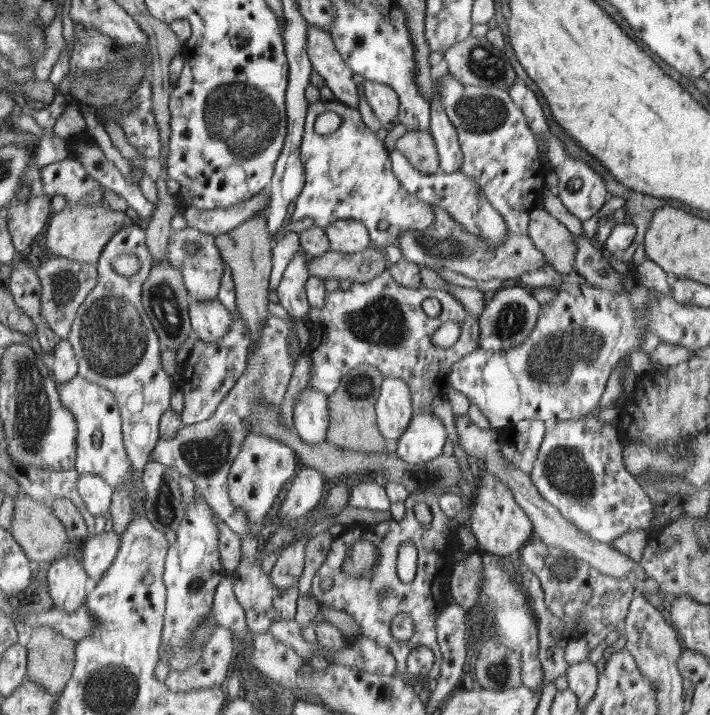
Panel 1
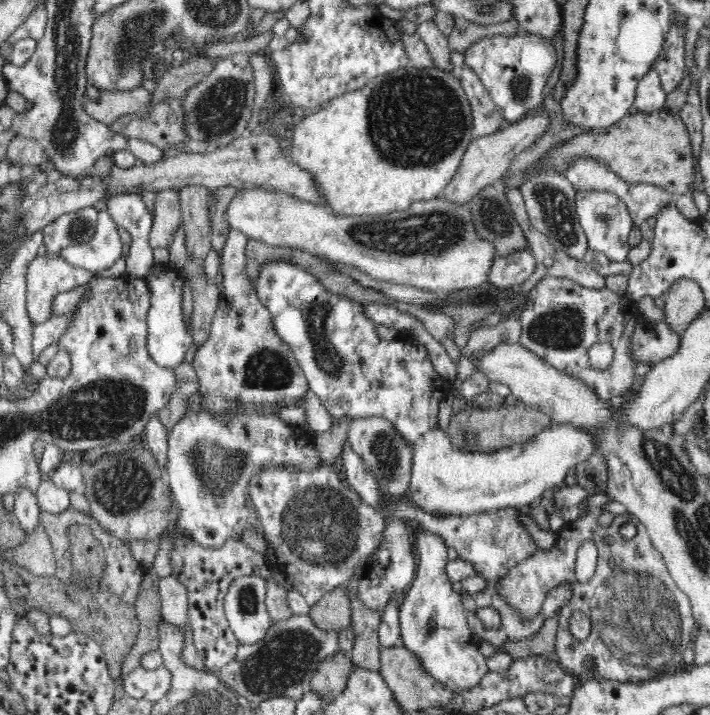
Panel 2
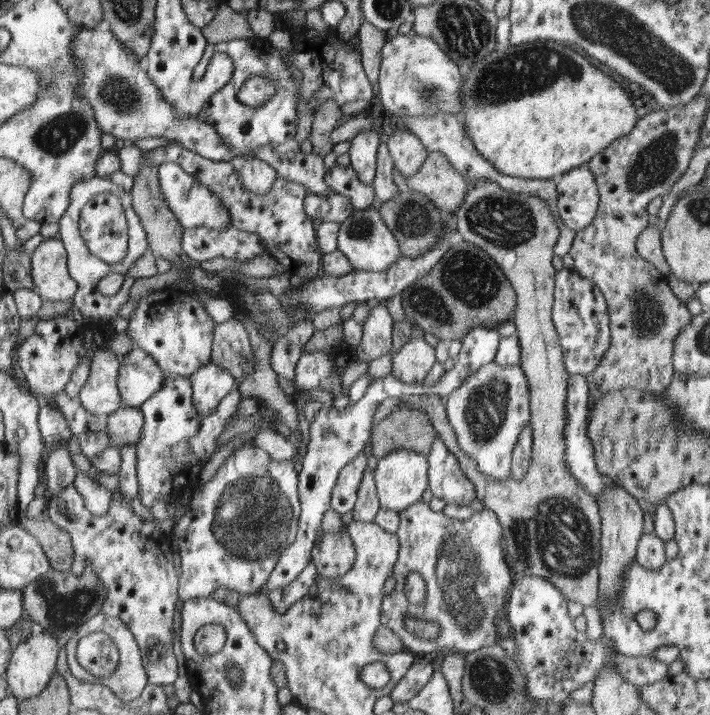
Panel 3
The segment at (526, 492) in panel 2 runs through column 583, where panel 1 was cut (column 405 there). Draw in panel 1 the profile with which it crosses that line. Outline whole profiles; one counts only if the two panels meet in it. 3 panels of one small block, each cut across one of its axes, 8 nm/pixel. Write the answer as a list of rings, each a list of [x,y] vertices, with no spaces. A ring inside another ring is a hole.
[[[418,414],[411,419],[410,426],[400,435],[394,449],[396,456],[408,464],[425,462],[442,454],[446,432],[442,422],[434,414]]]

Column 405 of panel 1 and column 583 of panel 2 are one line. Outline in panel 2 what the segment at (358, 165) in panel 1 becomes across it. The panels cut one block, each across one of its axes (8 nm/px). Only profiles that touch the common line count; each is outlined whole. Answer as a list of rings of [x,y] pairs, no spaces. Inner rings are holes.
[[[577,189],[576,213],[591,253],[606,255],[612,262],[628,261],[628,251],[631,249],[628,236],[633,223],[627,205],[620,197],[612,192],[597,192],[596,189]]]

